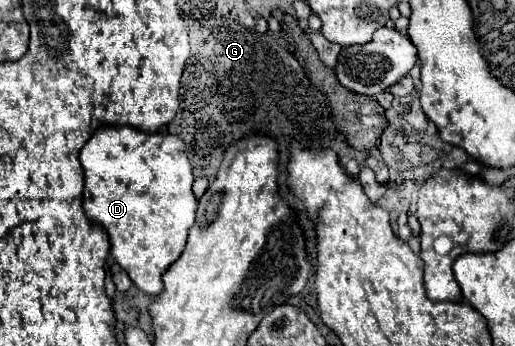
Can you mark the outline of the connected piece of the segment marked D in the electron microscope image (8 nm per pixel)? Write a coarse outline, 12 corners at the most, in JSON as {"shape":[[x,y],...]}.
{"shape":[[101,126],[83,208],[159,296],[195,222],[185,142]]}

